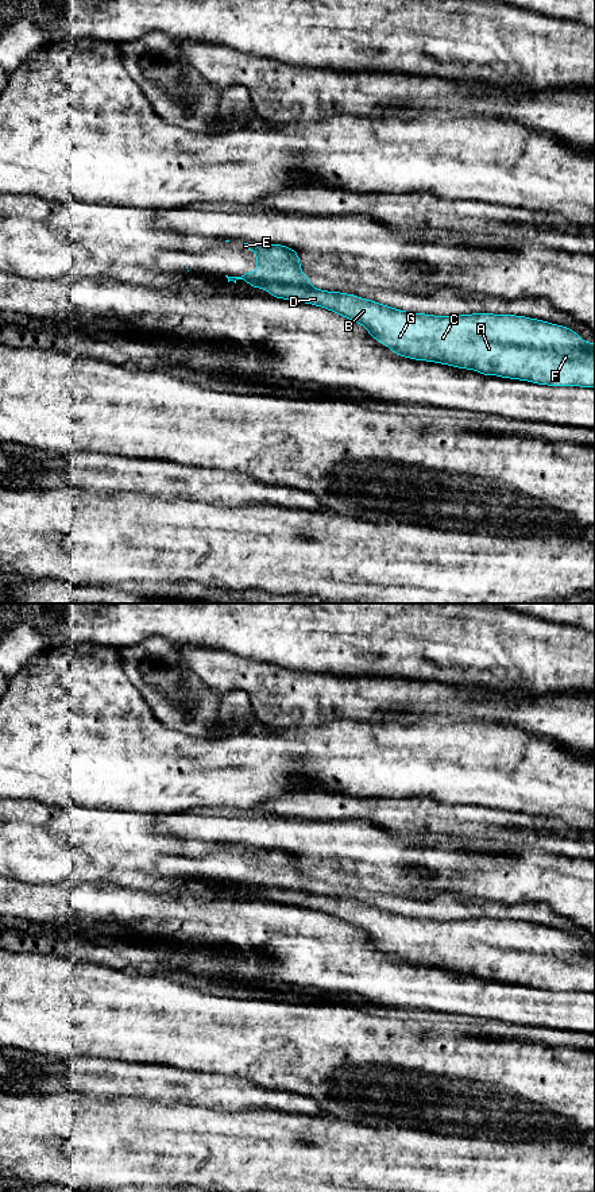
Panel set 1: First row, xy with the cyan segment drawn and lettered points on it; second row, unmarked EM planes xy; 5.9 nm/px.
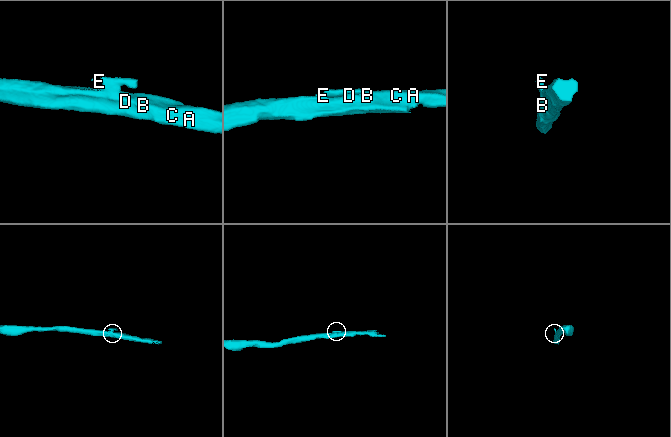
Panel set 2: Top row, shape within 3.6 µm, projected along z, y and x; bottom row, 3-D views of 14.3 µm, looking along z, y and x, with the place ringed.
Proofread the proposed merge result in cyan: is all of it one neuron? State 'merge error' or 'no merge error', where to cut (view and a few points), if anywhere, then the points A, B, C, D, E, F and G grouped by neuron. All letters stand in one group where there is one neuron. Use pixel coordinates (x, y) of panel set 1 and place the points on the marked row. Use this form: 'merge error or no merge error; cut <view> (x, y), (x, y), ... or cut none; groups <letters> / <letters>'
merge error; cut xy (257, 270), (261, 273), (275, 272), (293, 276), (309, 284); groups A B C D F G / E

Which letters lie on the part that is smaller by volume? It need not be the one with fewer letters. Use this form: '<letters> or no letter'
E

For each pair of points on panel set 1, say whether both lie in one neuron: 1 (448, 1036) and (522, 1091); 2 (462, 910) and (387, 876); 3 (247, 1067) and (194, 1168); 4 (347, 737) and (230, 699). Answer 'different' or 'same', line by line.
1: same
2: different
3: different
4: different

